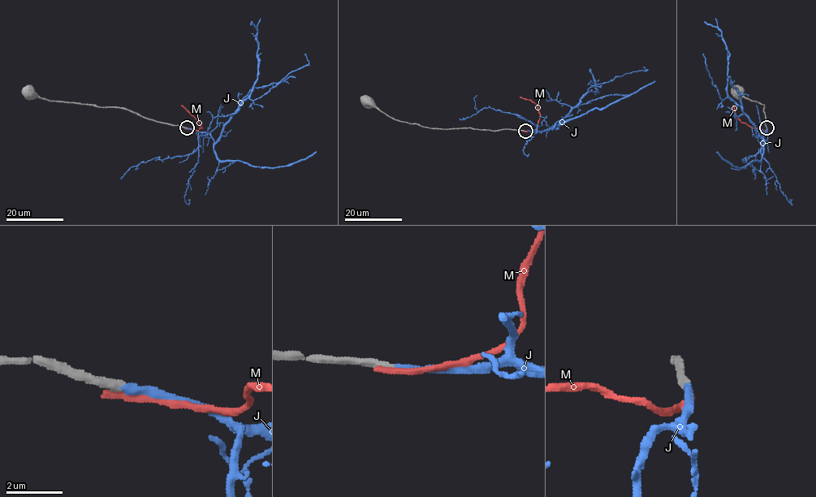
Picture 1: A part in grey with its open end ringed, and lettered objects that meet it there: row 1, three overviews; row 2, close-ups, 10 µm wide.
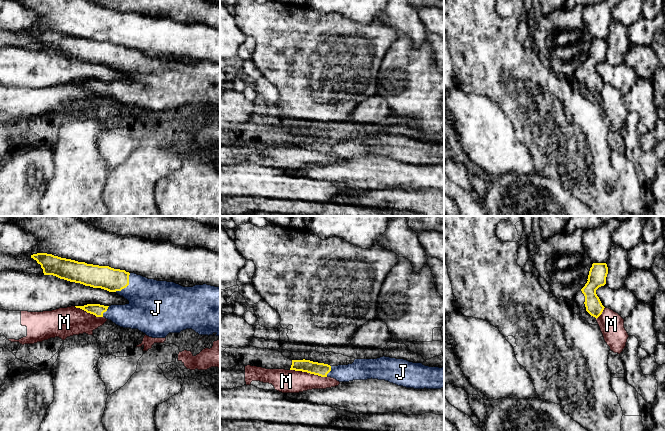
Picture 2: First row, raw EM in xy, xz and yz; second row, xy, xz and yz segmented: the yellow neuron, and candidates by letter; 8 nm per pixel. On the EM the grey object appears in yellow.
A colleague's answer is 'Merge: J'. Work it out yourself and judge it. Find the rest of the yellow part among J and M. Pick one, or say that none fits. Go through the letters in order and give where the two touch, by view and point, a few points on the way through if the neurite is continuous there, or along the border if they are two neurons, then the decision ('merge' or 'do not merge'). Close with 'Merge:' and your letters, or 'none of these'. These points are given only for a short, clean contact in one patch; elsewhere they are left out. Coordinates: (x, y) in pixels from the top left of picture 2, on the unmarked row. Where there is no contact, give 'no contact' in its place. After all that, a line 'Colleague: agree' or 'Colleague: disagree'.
J: meets yellow in xy at (127, 61); runs through xy (104, 53), (127, 61), (140, 67), (152, 79); merge
M: meets yellow in xz at (308, 148); border along xz (290, 145), (326, 153); do not merge
Merge: J
Colleague: agree

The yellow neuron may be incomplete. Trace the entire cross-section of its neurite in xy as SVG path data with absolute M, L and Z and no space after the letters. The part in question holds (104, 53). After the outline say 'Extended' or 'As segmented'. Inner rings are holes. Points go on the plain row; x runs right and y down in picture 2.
M47 29L31 31L43 45L44 51L53 51L70 58L115 68L129 77L125 81L104 82L87 80L75 82L96 93L105 93L123 104L138 105L152 114L165 114L169 109L192 105L199 111L220 112L220 63L207 60L183 63L174 58L148 55L125 46L99 42L61 34Z. Extended

